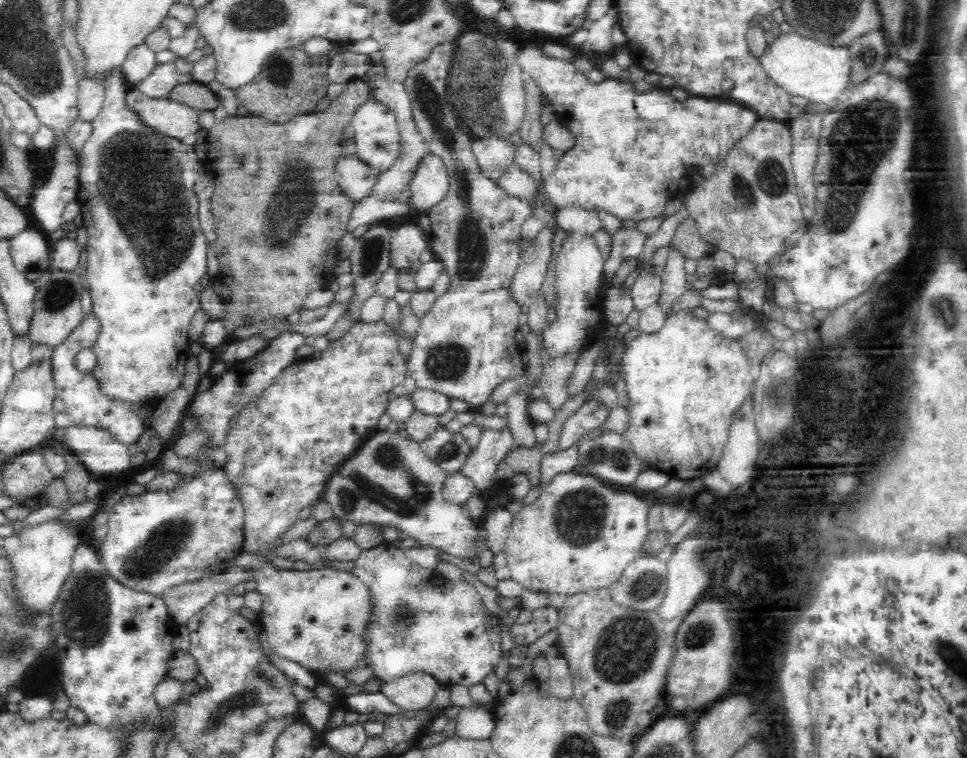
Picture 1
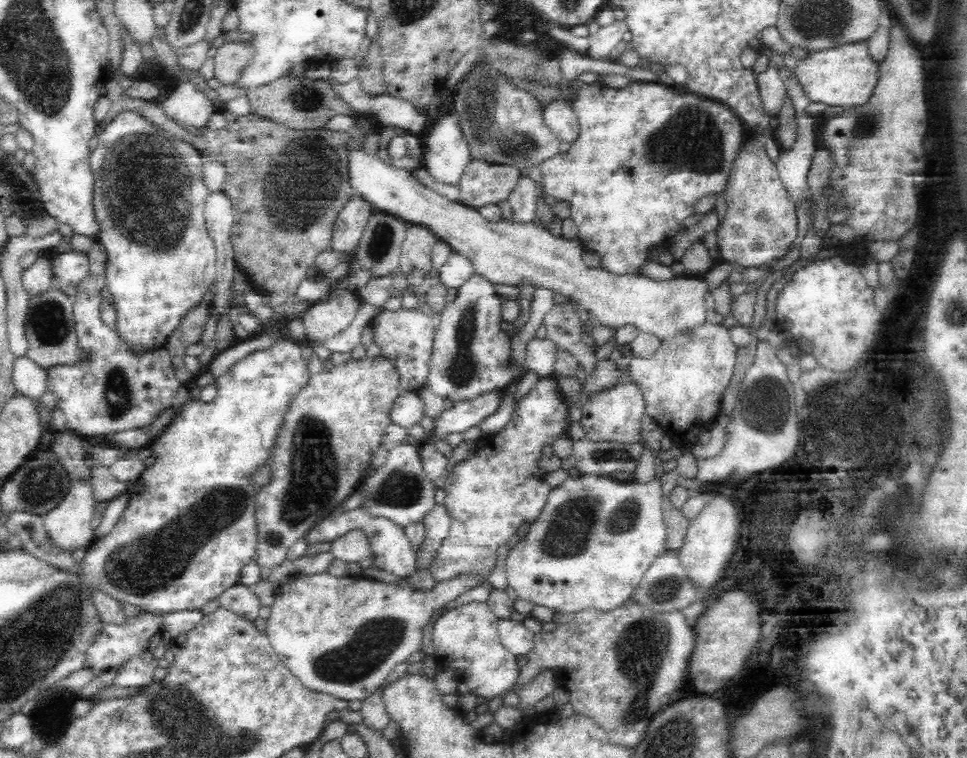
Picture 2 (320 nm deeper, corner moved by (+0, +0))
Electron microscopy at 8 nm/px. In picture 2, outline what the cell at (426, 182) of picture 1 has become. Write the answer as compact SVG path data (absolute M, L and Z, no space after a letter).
M454 113L444 115L432 127L423 148L423 157L421 164L429 172L429 177L442 184L459 184L471 154Z

